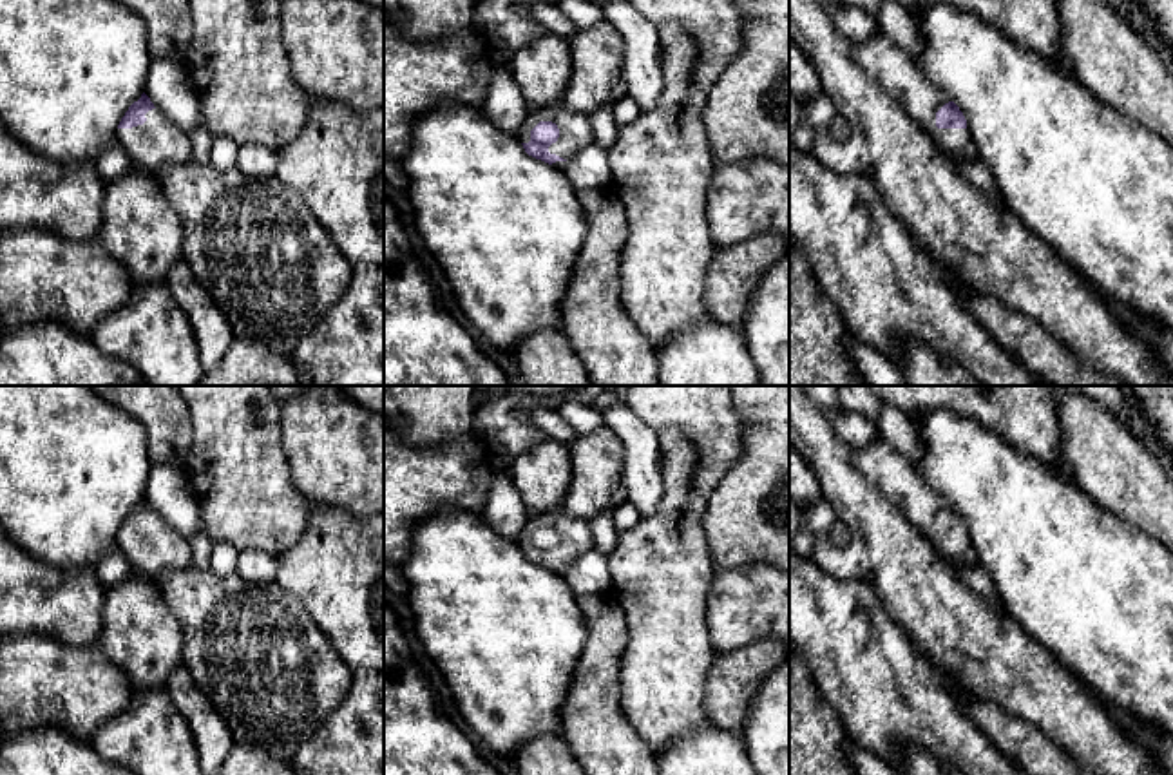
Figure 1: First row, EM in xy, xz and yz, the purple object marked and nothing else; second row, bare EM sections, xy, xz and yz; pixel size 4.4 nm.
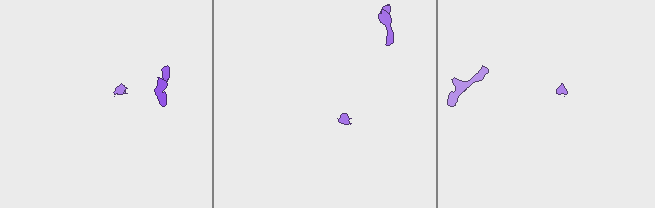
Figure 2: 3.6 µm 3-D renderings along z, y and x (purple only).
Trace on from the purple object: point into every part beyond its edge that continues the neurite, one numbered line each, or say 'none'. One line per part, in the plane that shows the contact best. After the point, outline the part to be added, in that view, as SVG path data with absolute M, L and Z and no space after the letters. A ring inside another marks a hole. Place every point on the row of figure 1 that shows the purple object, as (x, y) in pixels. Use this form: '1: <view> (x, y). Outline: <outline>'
1: xz (574, 129). Outline: M563 100L548 107L529 110L518 134L521 143L530 141L530 130L539 121L552 121L558 125L559 138L556 143L548 147L548 152L563 159L572 158L576 152L594 143L590 118L585 114L568 110Z

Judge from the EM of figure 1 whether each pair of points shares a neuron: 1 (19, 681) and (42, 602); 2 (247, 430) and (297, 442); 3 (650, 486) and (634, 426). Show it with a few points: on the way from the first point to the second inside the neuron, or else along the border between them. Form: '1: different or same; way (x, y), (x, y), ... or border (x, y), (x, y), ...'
1: different; border (19, 632), (46, 632), (73, 647)
2: different; border (279, 404), (281, 446), (292, 480)
3: same; way (643, 471), (639, 440)

